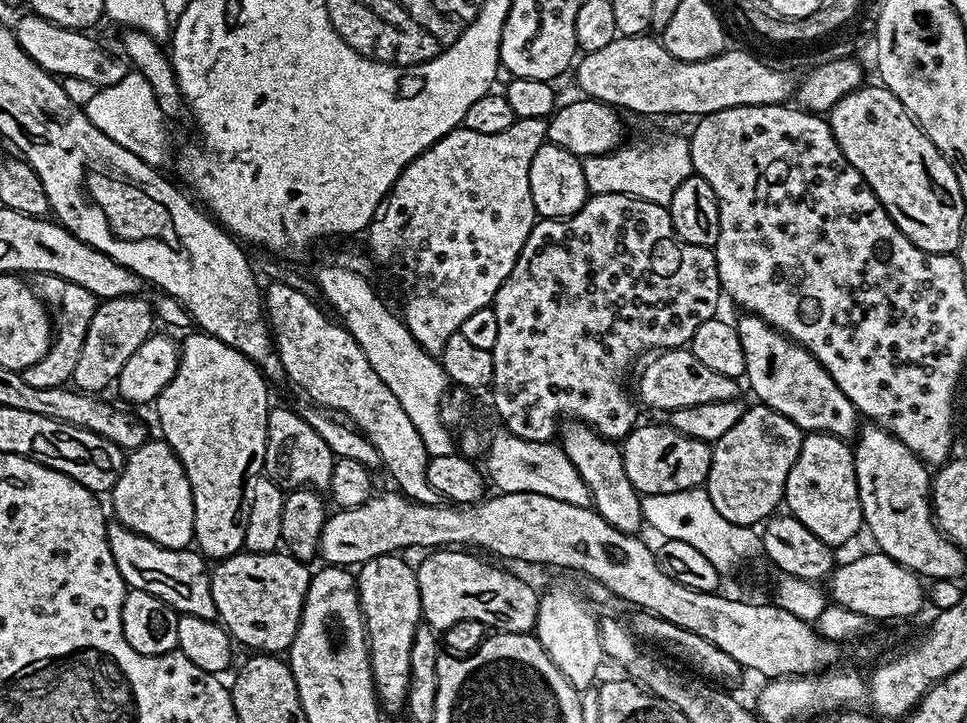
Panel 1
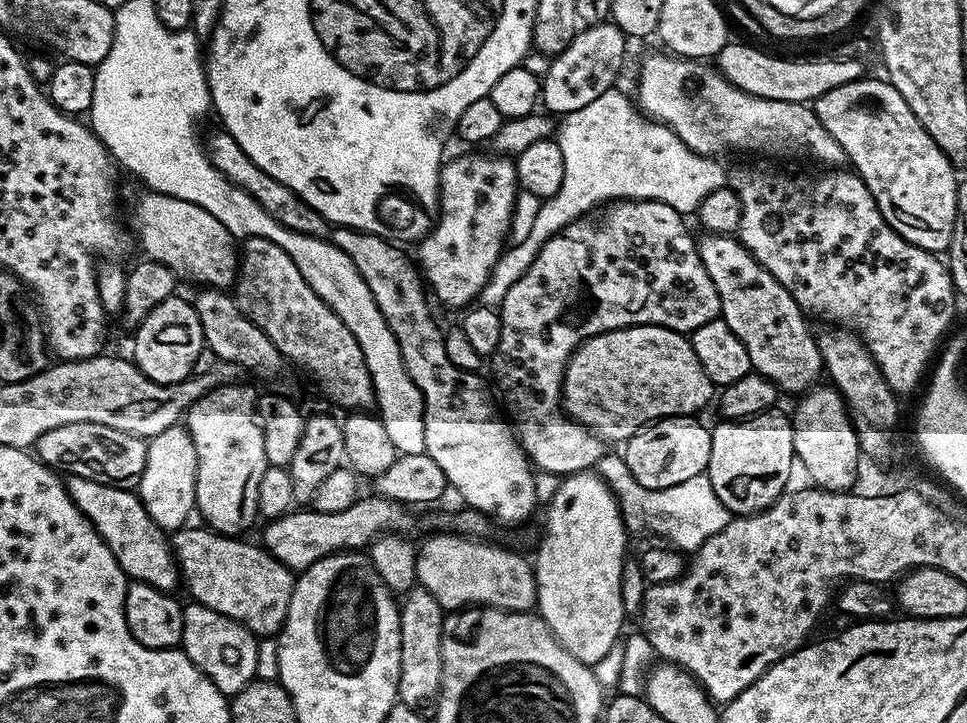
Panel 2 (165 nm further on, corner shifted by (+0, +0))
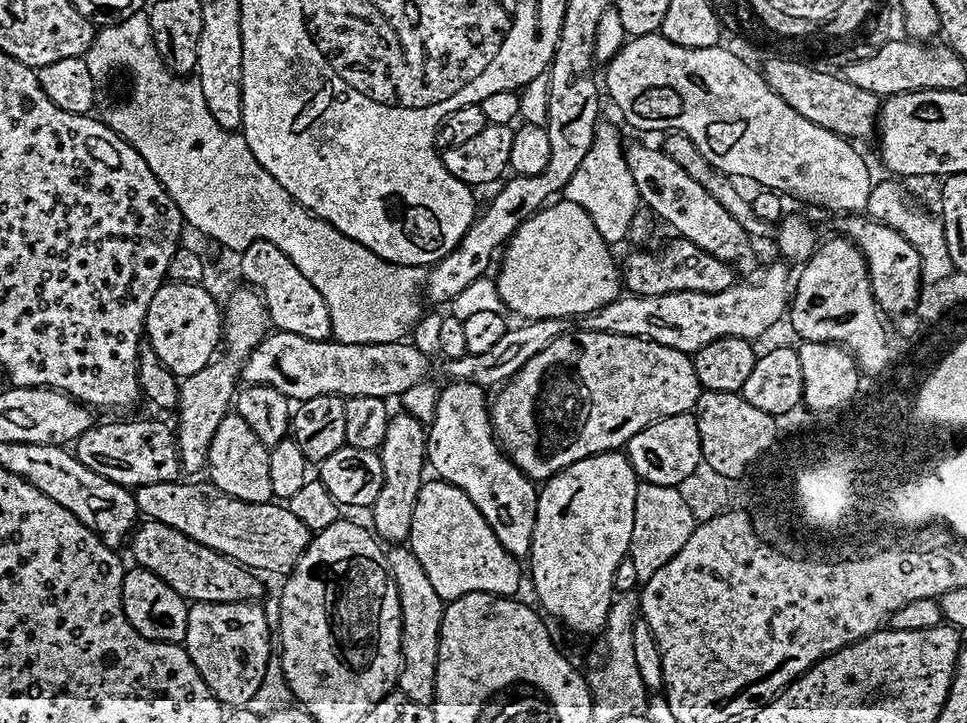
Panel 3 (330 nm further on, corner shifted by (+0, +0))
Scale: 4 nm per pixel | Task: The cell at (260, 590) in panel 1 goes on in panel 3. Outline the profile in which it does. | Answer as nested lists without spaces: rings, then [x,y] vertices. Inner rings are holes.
[[[145,519],[133,531],[130,537],[132,556],[137,565],[162,578],[166,586],[170,586],[179,596],[189,602],[201,604],[243,604],[256,602],[265,595],[260,585],[261,577],[253,569],[237,560],[231,560],[218,550],[196,542],[182,530],[174,530],[174,526],[166,526],[157,520]]]

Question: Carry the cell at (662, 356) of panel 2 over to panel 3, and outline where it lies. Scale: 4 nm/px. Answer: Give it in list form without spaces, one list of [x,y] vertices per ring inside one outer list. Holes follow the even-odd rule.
[[[569,330],[564,336],[554,338],[546,350],[534,354],[534,358],[495,393],[496,400],[494,396],[490,404],[492,429],[507,457],[529,479],[547,482],[582,458],[623,449],[638,430],[663,416],[691,413],[701,391],[689,353],[642,337]]]

